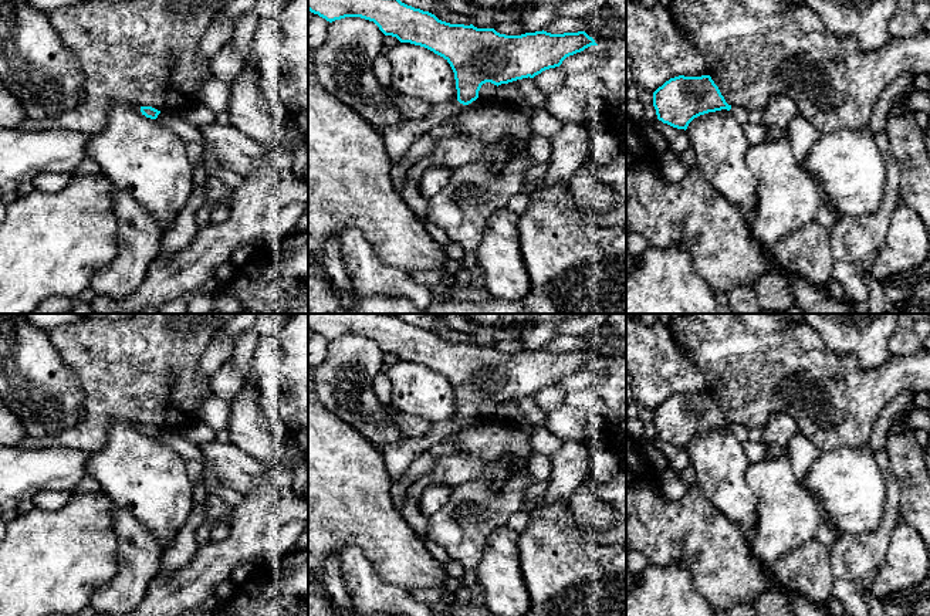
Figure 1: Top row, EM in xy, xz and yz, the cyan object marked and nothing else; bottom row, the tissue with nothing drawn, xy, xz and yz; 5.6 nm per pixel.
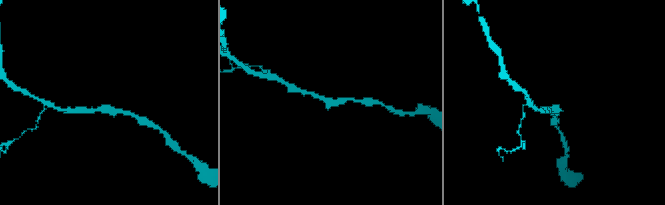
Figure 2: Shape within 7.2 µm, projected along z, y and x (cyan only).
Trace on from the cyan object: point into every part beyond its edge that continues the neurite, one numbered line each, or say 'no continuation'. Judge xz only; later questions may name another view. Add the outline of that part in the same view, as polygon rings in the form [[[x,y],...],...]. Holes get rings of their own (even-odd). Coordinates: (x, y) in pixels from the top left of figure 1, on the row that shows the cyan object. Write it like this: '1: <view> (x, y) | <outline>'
1: xz (398, 139) | [[[457,99],[453,102],[434,105],[430,114],[423,119],[405,121],[396,126],[386,128],[382,132],[389,159],[395,166],[400,165],[412,143],[433,128],[439,128],[447,119],[464,111],[466,105]]]

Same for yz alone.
1: yz (741, 114) | [[[731,105],[730,112],[737,118],[737,121],[744,126],[748,123],[748,111],[738,105]]]

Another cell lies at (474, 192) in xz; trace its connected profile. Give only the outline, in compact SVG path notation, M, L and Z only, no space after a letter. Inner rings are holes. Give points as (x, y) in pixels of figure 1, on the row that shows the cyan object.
M478 97L444 122L456 126L457 133L474 136L483 143L498 145L511 139L520 146L518 155L498 170L486 163L452 169L446 186L427 200L429 221L464 250L477 250L488 219L524 190L527 172L534 165L528 152L534 136L531 115L531 109Z

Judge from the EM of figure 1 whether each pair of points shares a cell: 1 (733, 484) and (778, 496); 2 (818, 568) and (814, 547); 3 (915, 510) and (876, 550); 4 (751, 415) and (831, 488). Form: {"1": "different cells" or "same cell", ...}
{"1": "different cells", "2": "same cell", "3": "different cells", "4": "different cells"}

